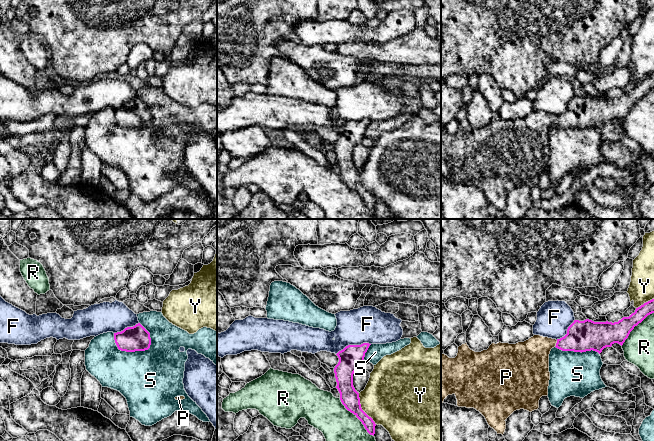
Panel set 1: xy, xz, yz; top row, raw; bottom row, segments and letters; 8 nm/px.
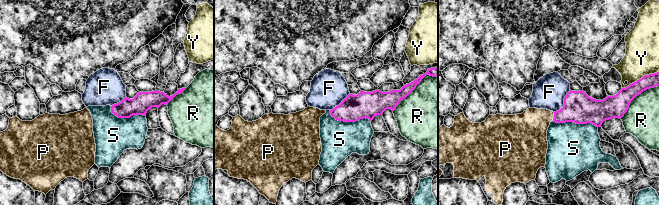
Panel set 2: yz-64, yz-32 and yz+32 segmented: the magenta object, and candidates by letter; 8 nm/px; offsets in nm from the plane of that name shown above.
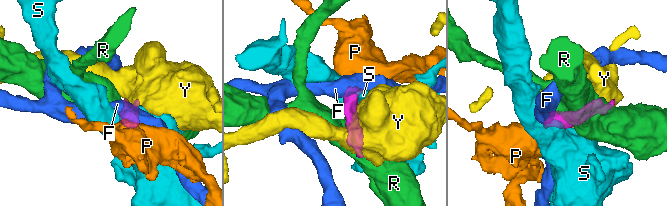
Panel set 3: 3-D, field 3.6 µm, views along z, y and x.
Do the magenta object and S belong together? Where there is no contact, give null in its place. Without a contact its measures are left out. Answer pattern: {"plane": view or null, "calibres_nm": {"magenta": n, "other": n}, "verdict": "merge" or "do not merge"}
{"plane": "xy", "calibres_nm": {"magenta": 200, "other": 440}, "verdict": "do not merge"}

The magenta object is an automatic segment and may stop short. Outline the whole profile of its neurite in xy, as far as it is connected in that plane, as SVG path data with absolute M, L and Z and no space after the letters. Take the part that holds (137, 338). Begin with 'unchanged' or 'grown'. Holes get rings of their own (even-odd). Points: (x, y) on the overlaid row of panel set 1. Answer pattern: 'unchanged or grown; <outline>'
unchanged; M140 323L114 333L114 340L118 349L126 352L145 351L151 345L150 333Z

